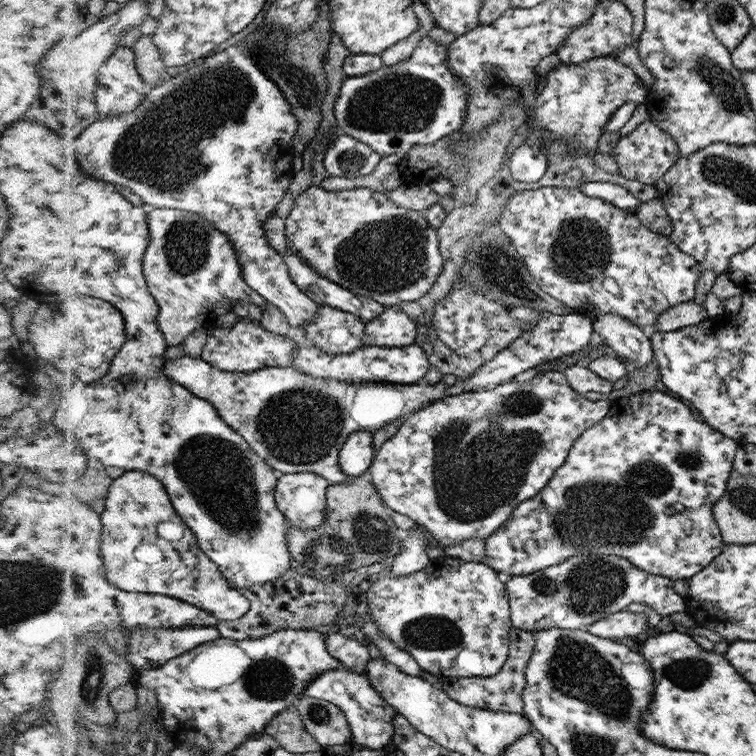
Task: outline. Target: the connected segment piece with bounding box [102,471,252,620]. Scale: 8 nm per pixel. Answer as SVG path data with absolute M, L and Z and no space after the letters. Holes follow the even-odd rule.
M126 471L116 479L108 496L102 501L105 505L103 513L104 544L103 555L105 560L105 575L118 588L128 592L149 592L167 594L179 600L187 601L208 612L216 615L220 620L238 620L251 612L252 602L242 590L232 586L227 577L223 575L223 569L207 552L202 550L200 539L190 527L187 521L180 516L176 509L172 496L162 480L151 473L143 471ZM172 524L172 528L180 530L178 540L166 540L162 538L160 526Z

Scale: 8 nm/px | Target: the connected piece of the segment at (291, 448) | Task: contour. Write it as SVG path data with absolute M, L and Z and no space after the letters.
M189 355L170 360L165 372L191 389L196 396L215 404L223 419L245 436L255 451L280 475L314 472L326 477L330 484L344 484L346 480L350 480L350 476L343 473L339 464L339 452L352 433L368 430L374 432L384 428L396 418L411 415L445 396L456 395L463 388L463 380L458 380L451 387L447 387L444 381L433 385L423 382L403 385L375 382L350 384L334 379L317 379L294 366L274 366L254 372L228 372L210 364L202 356L192 358Z

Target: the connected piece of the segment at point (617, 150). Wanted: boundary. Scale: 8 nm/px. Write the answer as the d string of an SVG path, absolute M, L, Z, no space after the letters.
M654 120L642 122L636 130L620 137L612 151L612 156L618 164L618 172L628 180L636 180L642 184L654 185L664 173L681 157L679 145L673 136L663 132Z

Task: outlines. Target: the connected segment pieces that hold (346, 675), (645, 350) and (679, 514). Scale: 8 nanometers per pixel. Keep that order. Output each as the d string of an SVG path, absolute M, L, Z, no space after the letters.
M344 669L323 672L311 680L311 686L303 692L304 696L327 700L343 709L351 725L351 740L354 744L370 749L383 749L391 744L395 734L394 718L398 711L375 691L364 674Z
M600 313L592 321L594 330L603 335L607 346L620 358L638 368L652 362L653 350L646 330L614 313Z
M640 391L628 397L610 401L610 410L607 416L594 427L587 428L579 440L570 450L570 456L566 463L554 475L550 483L543 488L536 500L524 502L512 511L511 518L507 520L503 531L494 532L485 541L485 562L490 568L510 574L510 576L524 576L544 570L545 568L563 563L576 555L605 554L606 556L618 556L638 565L644 572L650 572L653 576L668 577L670 580L690 579L697 572L703 570L723 552L725 545L722 538L722 530L715 520L715 504L727 494L728 482L735 466L735 451L738 441L716 430L707 422L698 422L696 416L690 412L686 402L682 404L680 398L674 400L672 394L662 394L662 391Z

